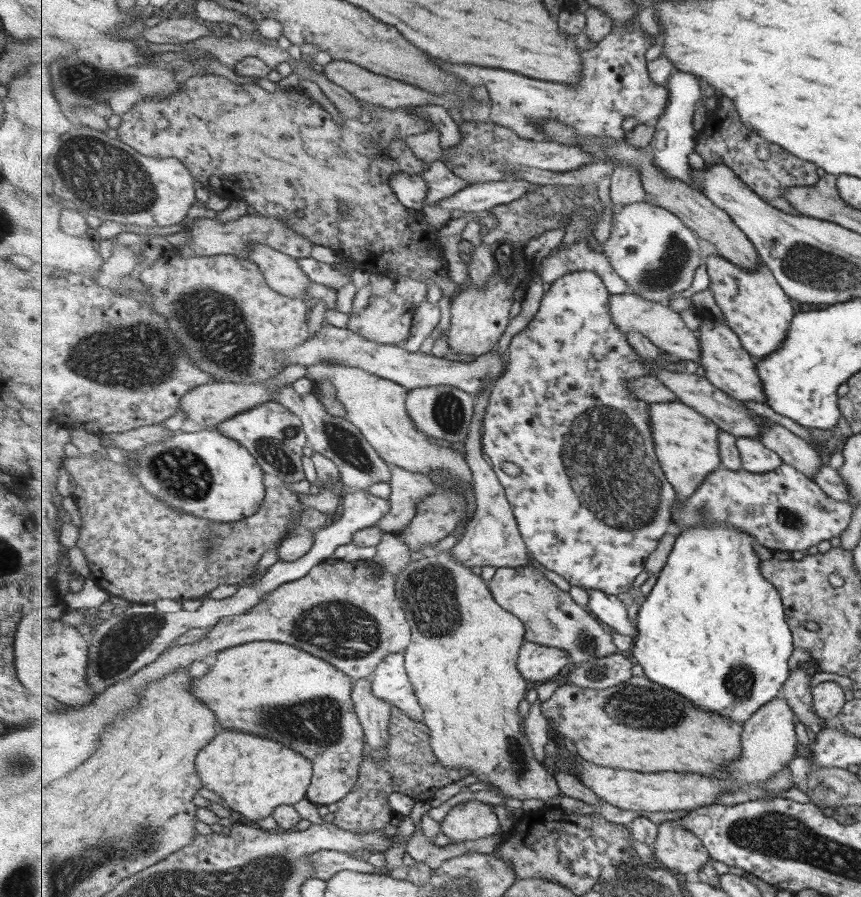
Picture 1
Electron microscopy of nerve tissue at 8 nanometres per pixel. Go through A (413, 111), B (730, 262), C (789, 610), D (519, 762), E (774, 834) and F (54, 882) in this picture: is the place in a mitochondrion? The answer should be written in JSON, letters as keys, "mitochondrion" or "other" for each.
{"A":"other","B":"other","C":"other","D":"mitochondrion","E":"mitochondrion","F":"mitochondrion"}

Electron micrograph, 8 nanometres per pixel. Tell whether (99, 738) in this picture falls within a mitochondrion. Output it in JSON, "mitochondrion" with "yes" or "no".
{"mitochondrion":"no"}

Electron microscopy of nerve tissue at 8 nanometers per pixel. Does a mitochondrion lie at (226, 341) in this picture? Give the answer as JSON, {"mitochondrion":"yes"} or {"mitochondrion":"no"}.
{"mitochondrion":"yes"}

